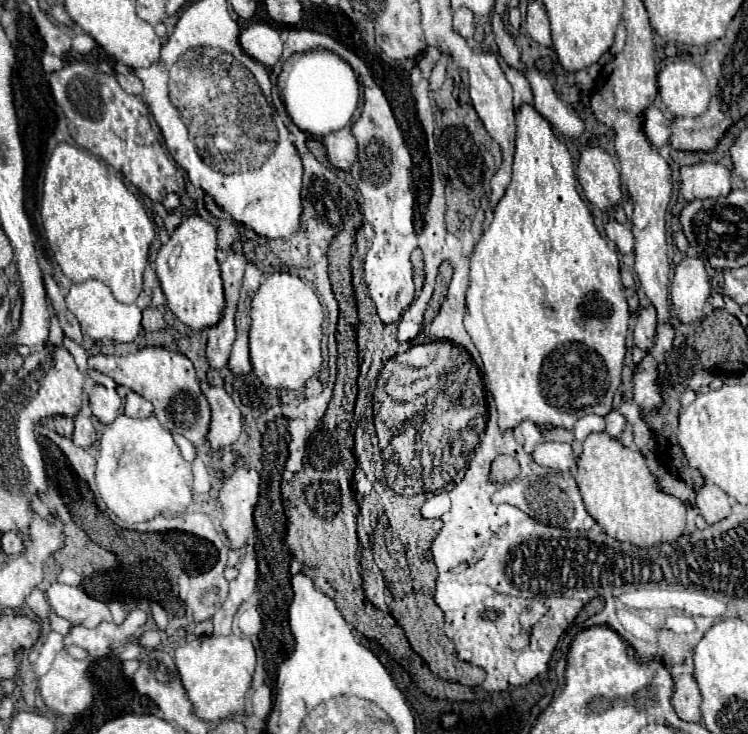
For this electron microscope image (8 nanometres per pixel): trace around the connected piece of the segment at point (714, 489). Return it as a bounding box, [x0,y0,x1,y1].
[696,484,730,524]

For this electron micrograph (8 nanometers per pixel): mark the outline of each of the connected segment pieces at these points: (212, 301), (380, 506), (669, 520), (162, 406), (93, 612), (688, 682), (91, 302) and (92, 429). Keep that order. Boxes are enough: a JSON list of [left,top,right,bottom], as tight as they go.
[[156,214,224,330],[352,378,486,686],[576,432,686,548],[88,346,210,446],[48,584,112,628],[672,674,702,718],[66,280,142,342],[72,414,98,448]]

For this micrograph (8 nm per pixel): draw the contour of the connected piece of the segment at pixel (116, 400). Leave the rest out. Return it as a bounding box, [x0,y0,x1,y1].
[90,384,122,424]

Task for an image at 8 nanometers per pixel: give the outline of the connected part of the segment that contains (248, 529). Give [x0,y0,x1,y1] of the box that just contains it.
[220,468,260,550]

